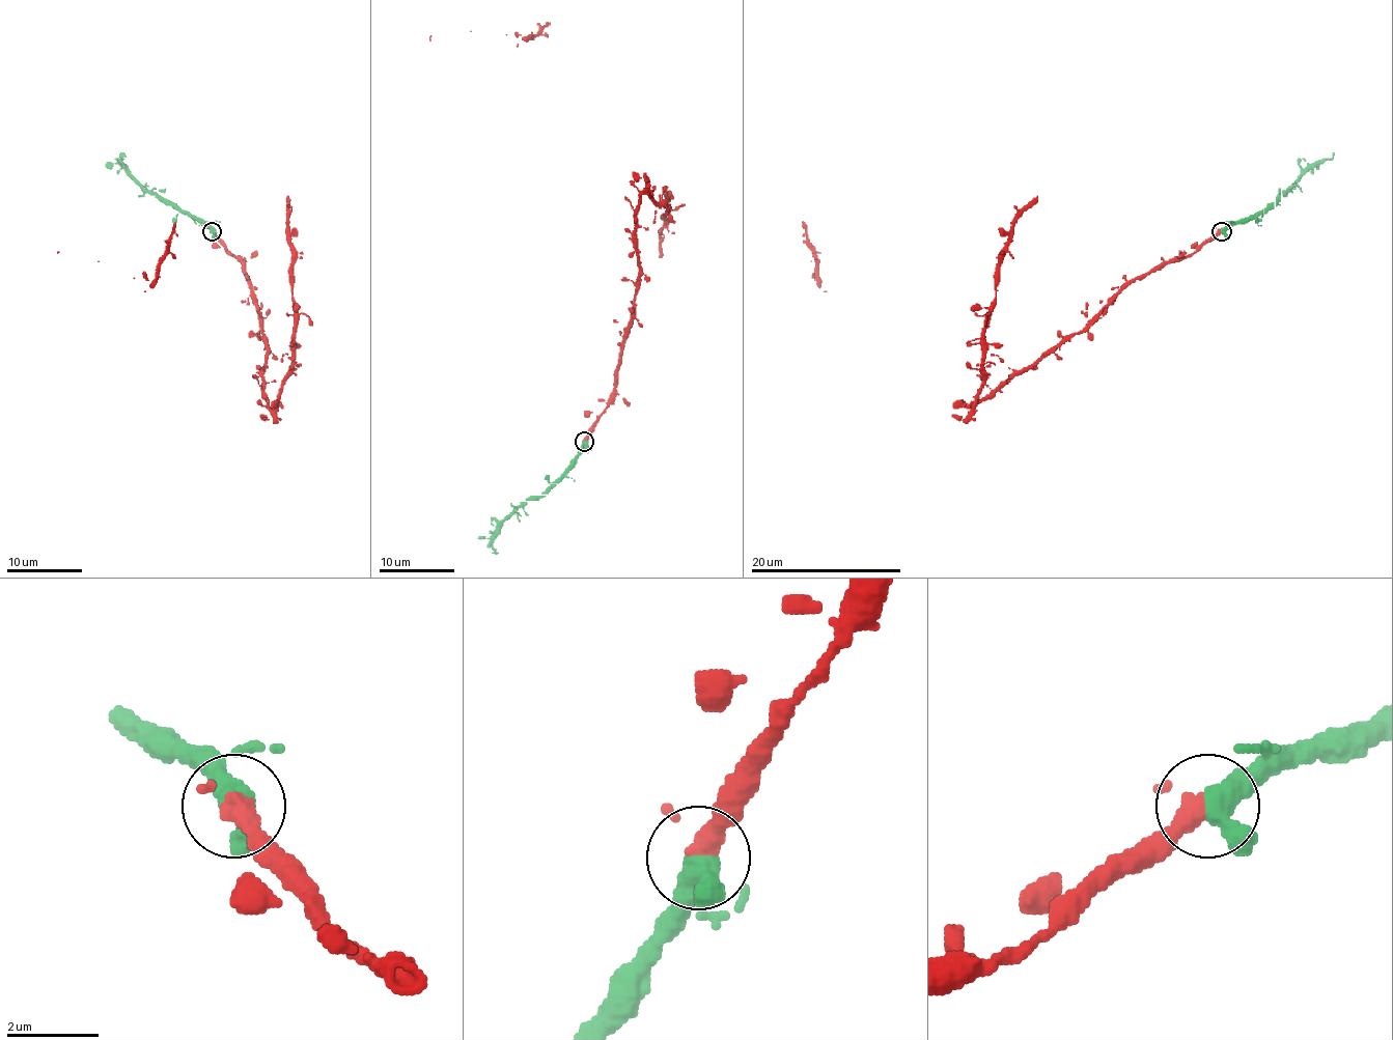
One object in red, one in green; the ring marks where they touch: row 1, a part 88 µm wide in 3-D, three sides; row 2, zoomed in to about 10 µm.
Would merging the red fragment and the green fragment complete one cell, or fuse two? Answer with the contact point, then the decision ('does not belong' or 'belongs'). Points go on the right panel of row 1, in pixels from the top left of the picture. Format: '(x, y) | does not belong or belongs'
(1221, 231) | belongs

